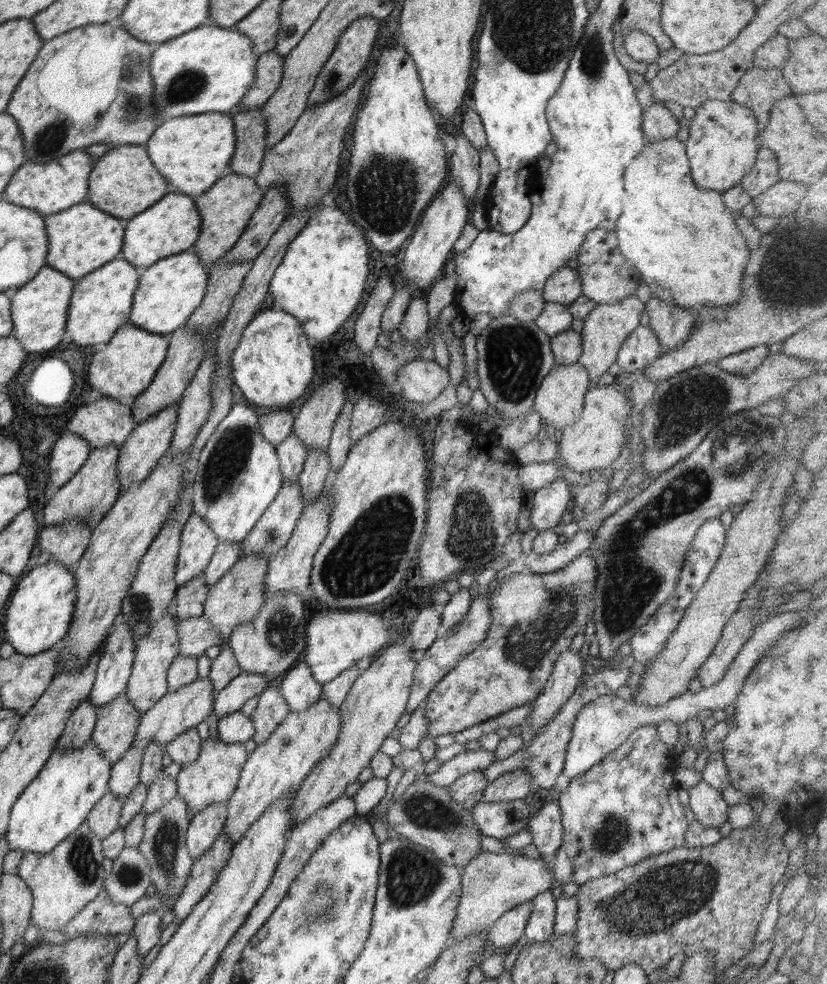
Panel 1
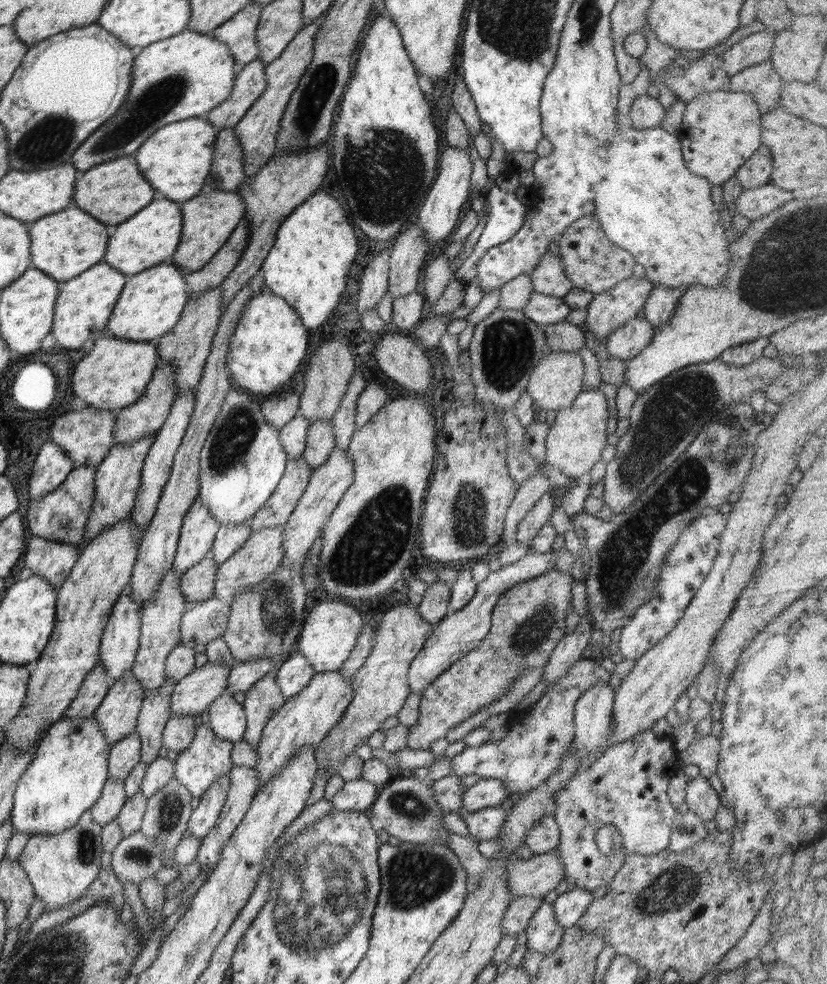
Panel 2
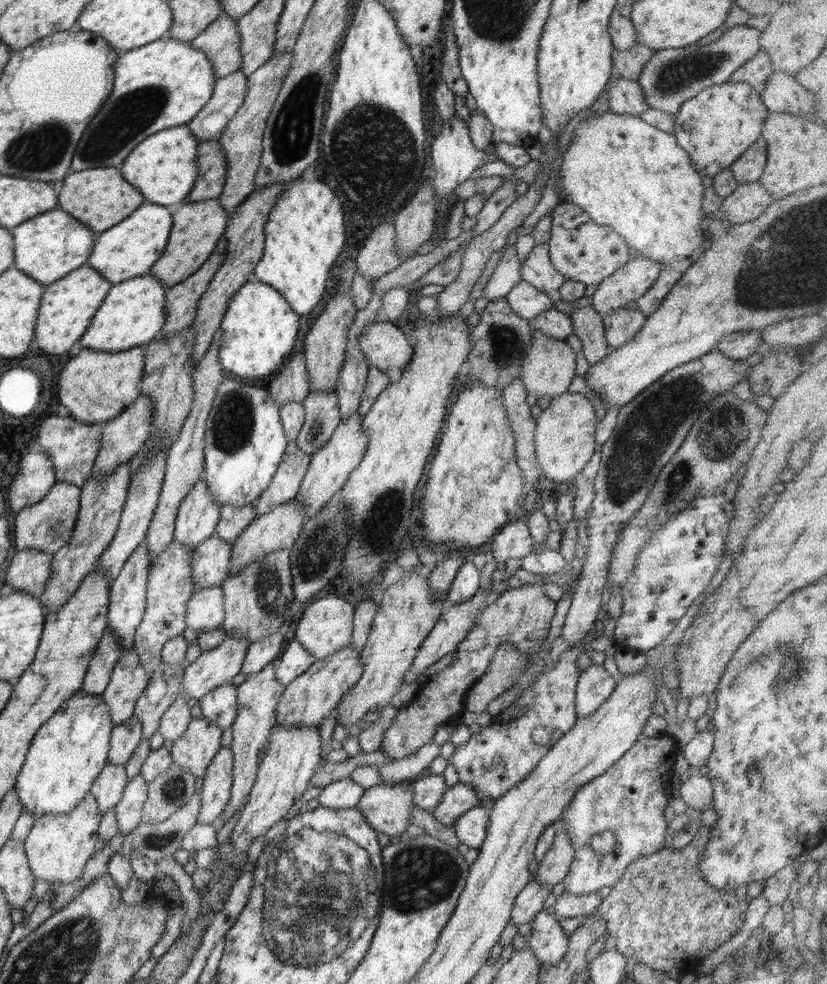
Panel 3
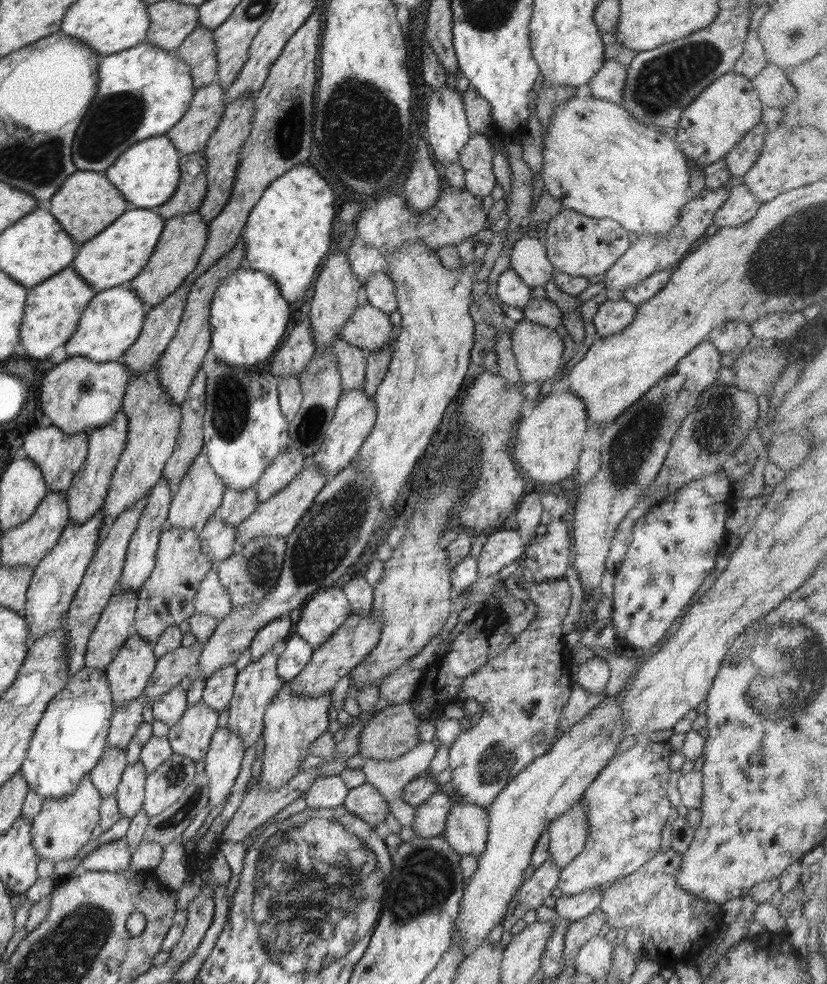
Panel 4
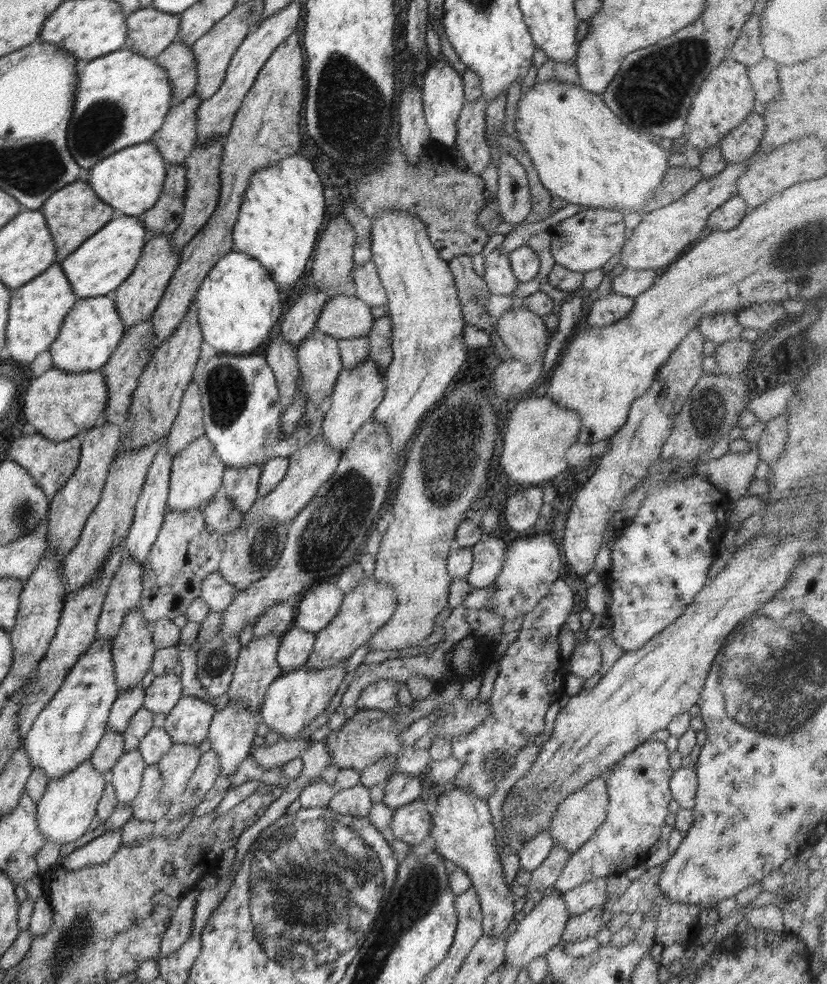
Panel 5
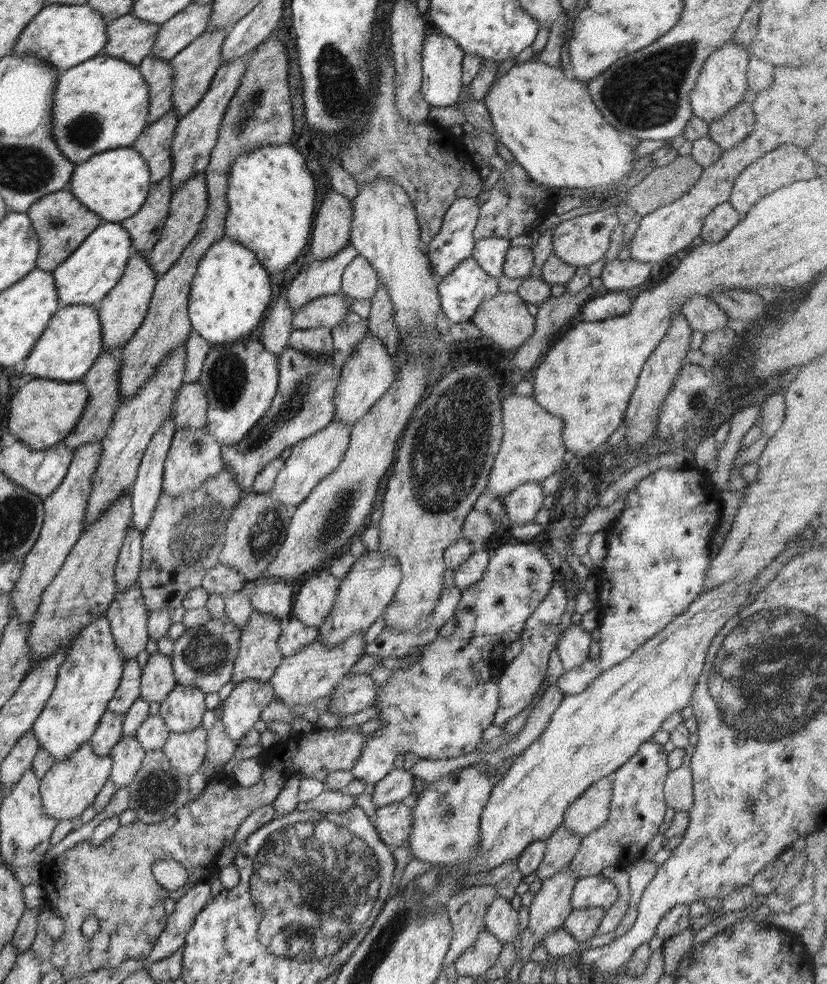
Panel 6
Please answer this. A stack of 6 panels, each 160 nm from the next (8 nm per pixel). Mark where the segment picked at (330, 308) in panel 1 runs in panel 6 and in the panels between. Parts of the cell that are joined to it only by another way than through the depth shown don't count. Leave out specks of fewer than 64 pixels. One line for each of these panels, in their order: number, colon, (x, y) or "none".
2: (315, 245)
3: (304, 233)
4: (288, 232)
5: (281, 213)
6: (271, 193)

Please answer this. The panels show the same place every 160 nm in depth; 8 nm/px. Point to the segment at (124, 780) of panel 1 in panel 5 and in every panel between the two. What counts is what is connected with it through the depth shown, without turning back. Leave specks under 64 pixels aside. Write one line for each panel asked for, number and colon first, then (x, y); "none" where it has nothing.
2: (124, 755)
3: (124, 737)
4: (126, 719)
5: (127, 702)

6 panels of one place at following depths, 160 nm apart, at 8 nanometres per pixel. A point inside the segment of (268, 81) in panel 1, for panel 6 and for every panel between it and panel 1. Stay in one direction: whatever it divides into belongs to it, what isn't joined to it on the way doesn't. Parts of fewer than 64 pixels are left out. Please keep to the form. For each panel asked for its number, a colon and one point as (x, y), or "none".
2: (249, 83)
3: (229, 91)
4: (190, 134)
5: (175, 140)
6: (153, 144)

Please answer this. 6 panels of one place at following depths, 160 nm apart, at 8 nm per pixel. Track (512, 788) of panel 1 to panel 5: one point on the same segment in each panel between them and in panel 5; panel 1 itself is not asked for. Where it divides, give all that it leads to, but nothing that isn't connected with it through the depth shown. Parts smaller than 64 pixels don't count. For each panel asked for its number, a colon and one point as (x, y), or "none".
2: (485, 793)
3: (459, 798)
4: (430, 817)
5: (411, 823)

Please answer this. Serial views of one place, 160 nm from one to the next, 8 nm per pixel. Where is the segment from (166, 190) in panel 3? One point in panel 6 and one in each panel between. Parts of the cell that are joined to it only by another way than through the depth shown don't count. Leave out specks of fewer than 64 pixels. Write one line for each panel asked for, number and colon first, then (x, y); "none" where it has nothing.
4: (147, 174)
5: (130, 181)
6: (114, 184)

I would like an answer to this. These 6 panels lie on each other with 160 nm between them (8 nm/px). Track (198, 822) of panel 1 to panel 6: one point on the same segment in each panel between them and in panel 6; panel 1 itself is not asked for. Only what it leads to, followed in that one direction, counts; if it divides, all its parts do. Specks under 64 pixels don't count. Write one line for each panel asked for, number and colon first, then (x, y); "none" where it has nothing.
2: (206, 811)
3: (217, 782)
4: (223, 762)
5: (232, 730)
6: (241, 710)

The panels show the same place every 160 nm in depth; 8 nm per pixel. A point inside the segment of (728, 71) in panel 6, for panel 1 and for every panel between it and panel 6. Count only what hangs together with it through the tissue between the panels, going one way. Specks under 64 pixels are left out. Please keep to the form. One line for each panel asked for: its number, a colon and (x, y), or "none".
1: (722, 146)
2: (720, 129)
3: (715, 127)
4: (729, 107)
5: (725, 98)

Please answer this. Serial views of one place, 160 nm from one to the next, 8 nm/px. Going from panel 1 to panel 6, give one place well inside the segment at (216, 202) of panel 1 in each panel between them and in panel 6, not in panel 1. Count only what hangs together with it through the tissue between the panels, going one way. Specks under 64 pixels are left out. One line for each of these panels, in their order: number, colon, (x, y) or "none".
2: (208, 219)
3: (197, 226)
4: (177, 252)
5: (136, 298)
6: (122, 310)

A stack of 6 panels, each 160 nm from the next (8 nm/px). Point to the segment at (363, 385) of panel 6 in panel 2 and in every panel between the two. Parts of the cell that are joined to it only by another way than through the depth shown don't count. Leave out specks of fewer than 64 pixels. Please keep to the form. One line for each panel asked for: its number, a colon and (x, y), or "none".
2: (328, 483)
3: (330, 467)
4: (354, 417)
5: (358, 391)

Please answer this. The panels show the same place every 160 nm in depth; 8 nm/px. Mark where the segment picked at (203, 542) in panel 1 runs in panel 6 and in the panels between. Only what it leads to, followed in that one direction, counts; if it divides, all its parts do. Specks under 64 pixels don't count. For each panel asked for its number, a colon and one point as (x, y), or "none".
2: (199, 528)
3: (198, 514)
4: (200, 493)
5: (196, 476)
6: (195, 456)

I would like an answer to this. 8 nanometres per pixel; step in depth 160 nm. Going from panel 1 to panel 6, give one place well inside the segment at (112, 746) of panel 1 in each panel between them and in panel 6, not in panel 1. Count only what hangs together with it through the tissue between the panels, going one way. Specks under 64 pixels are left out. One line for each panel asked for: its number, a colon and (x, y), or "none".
2: (117, 714)
3: (129, 679)
4: (128, 674)
5: (132, 648)
6: (127, 614)

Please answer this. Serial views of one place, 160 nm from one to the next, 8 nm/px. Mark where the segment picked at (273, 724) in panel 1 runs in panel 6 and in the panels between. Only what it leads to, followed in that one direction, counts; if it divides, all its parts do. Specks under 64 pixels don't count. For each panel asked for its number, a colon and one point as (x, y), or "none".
2: (264, 698)
3: (257, 697)
4: (256, 685)
5: (256, 668)
6: (258, 656)

